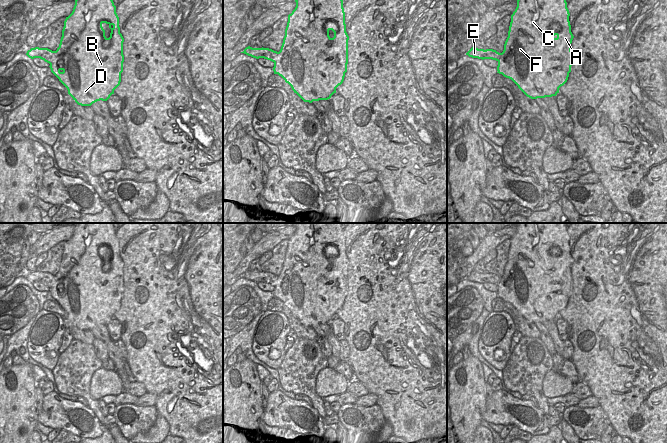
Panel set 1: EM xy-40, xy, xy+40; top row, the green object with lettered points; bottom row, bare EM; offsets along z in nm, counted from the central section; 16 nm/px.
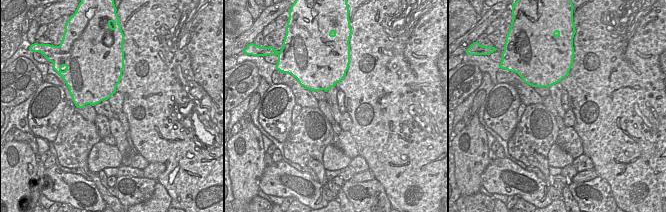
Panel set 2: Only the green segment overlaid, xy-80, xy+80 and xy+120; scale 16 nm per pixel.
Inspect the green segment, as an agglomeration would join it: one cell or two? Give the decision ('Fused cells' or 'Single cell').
Fused cells.

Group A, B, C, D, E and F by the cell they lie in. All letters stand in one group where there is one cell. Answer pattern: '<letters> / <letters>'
A B C D F / E

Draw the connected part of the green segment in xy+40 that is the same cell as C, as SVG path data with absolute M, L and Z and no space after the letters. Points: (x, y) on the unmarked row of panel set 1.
M518 223L517 231L511 239L508 261L504 268L501 280L509 281L522 279L525 283L531 282L530 287L524 287L524 310L527 311L527 321L531 323L556 320L559 312L563 310L569 301L572 290L571 267L574 262L569 245L569 234L566 223Z

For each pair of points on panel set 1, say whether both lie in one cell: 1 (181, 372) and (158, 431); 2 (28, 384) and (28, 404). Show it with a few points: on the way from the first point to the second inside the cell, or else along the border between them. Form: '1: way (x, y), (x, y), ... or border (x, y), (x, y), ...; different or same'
1: border (158, 413), (169, 425), (169, 432); different
2: way (24, 389), (24, 399); same

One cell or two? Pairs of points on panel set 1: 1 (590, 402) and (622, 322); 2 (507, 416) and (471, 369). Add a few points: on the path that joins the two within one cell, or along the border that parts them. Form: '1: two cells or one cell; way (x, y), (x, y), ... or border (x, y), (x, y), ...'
1: two cells; border (592, 394), (599, 404)
2: two cells; border (486, 401), (486, 410), (482, 418)

